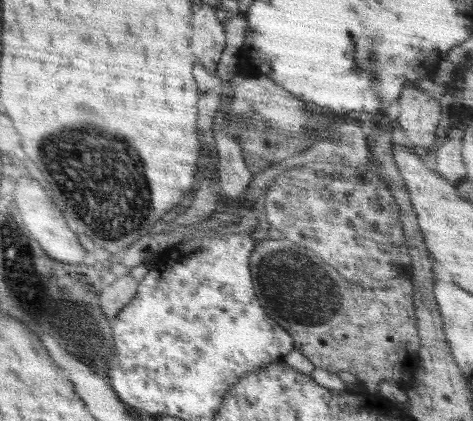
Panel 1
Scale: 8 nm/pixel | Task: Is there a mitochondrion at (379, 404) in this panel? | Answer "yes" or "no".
no

